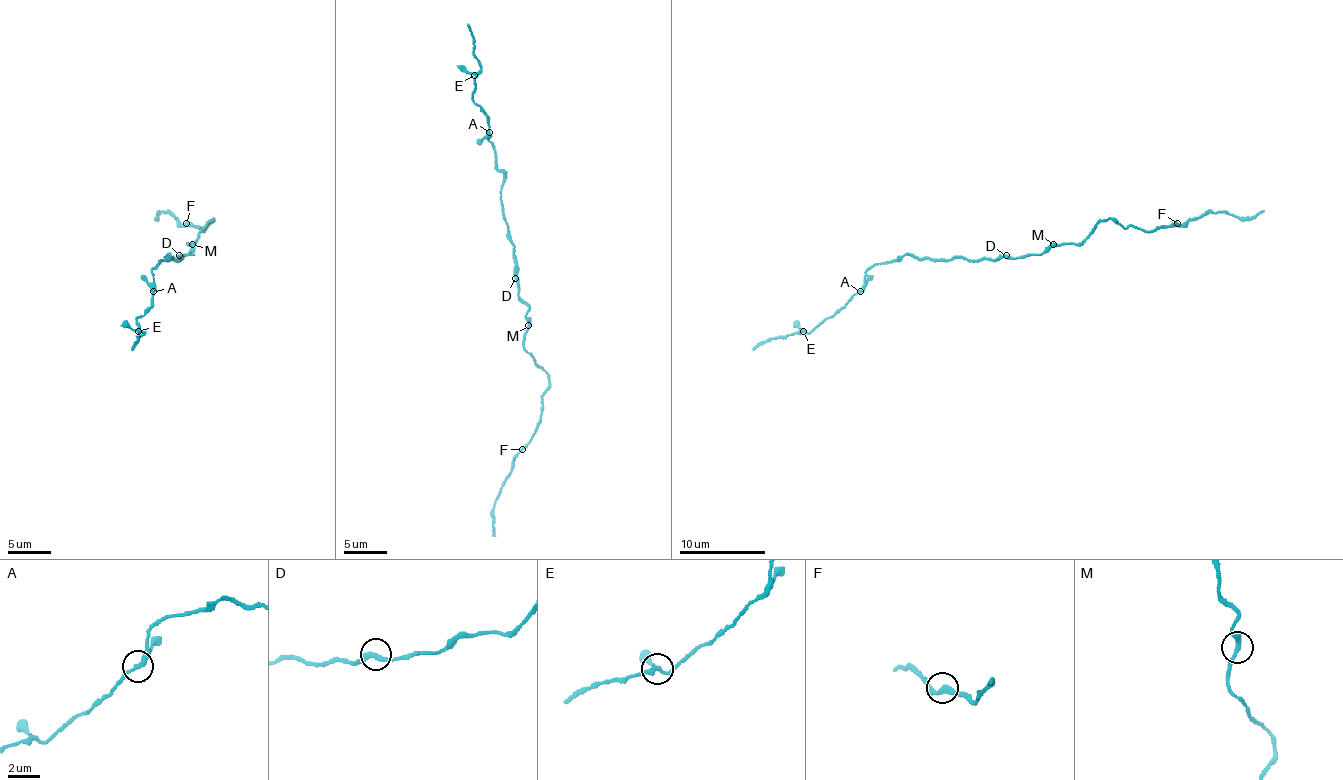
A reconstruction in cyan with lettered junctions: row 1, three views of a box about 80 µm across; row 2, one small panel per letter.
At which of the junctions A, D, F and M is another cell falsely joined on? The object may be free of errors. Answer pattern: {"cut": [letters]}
{"cut": []}

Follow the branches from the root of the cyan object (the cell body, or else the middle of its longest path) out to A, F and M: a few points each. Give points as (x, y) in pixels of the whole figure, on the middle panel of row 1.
A: (518, 276), (515, 245), (509, 235), (500, 198), (502, 174), (496, 166), (494, 146), (487, 140), (489, 131)
F: (518, 276), (518, 297), (528, 308), (524, 349), (548, 375), (548, 390), (541, 397), (539, 425), (522, 449)
M: (518, 276), (518, 297), (528, 308), (528, 325)

